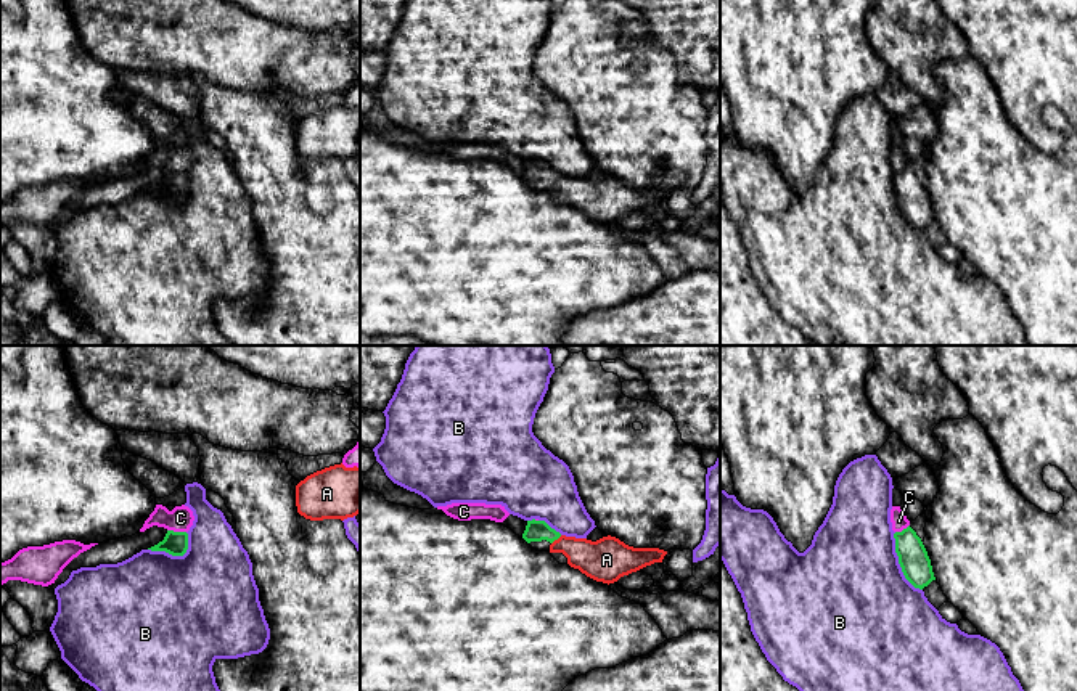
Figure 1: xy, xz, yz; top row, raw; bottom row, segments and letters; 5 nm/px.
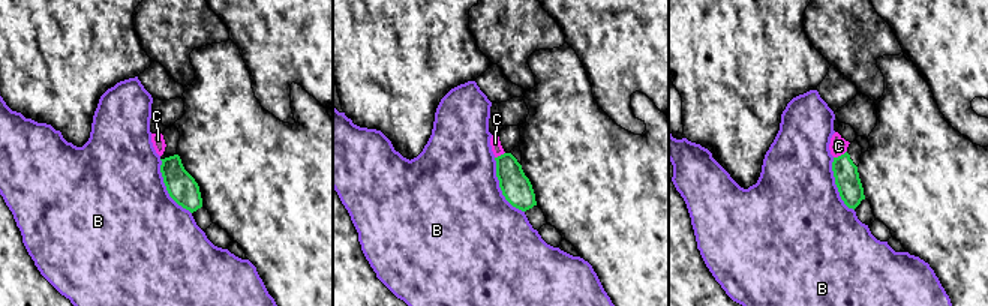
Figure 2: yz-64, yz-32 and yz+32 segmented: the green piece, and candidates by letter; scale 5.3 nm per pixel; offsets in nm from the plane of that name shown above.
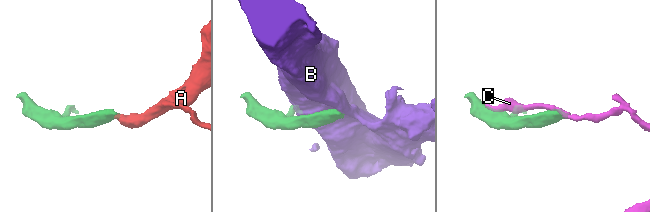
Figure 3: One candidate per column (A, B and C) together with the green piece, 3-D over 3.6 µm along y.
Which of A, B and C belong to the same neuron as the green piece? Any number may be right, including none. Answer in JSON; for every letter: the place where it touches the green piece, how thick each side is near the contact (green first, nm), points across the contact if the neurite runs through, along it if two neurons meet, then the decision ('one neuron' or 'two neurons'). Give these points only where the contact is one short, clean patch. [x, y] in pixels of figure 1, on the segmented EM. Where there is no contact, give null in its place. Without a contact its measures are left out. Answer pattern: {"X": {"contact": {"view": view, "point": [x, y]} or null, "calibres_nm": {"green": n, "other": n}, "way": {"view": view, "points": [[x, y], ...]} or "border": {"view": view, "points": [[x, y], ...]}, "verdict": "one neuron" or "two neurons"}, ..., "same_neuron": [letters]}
{"A": {"contact": {"view": "xz", "point": [556, 539]}, "calibres_nm": {"green": 110, "other": 200}, "way": {"view": "xz", "points": [[536, 531], [544, 531], [556, 539], [590, 558], [601, 560]]}, "verdict": "one neuron"}, "B": {"contact": {"view": "yz", "point": [899, 563]}, "calibres_nm": {"green": 150, "other": 500}, "verdict": "two neurons"}, "C": {"contact": {"view": "xy", "point": [177, 532]}, "calibres_nm": {"green": 120, "other": 120}, "border": {"view": "xy", "points": [[167, 529], [185, 532]]}, "verdict": "two neurons"}, "same_neuron": ["A"]}

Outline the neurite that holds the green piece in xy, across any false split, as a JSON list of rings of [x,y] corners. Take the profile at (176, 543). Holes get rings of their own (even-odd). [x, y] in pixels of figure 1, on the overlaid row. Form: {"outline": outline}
{"outline": [[[167,530],[164,540],[148,550],[166,551],[172,556],[183,556],[188,550],[188,534]]]}

